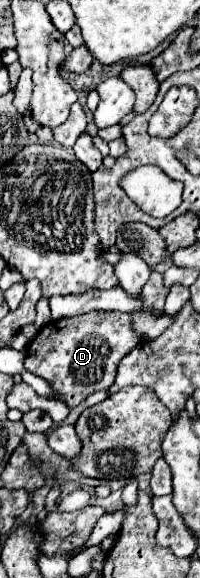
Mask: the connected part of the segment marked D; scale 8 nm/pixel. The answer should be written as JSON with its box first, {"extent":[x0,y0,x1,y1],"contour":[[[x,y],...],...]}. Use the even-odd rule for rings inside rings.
{"extent":[24,312,138,408],"contour":[[[88,312],[82,316],[62,318],[50,322],[26,350],[24,368],[50,382],[60,400],[74,408],[84,402],[90,394],[110,388],[116,376],[118,362],[136,348],[138,336],[132,330],[132,316],[124,312]]]}

